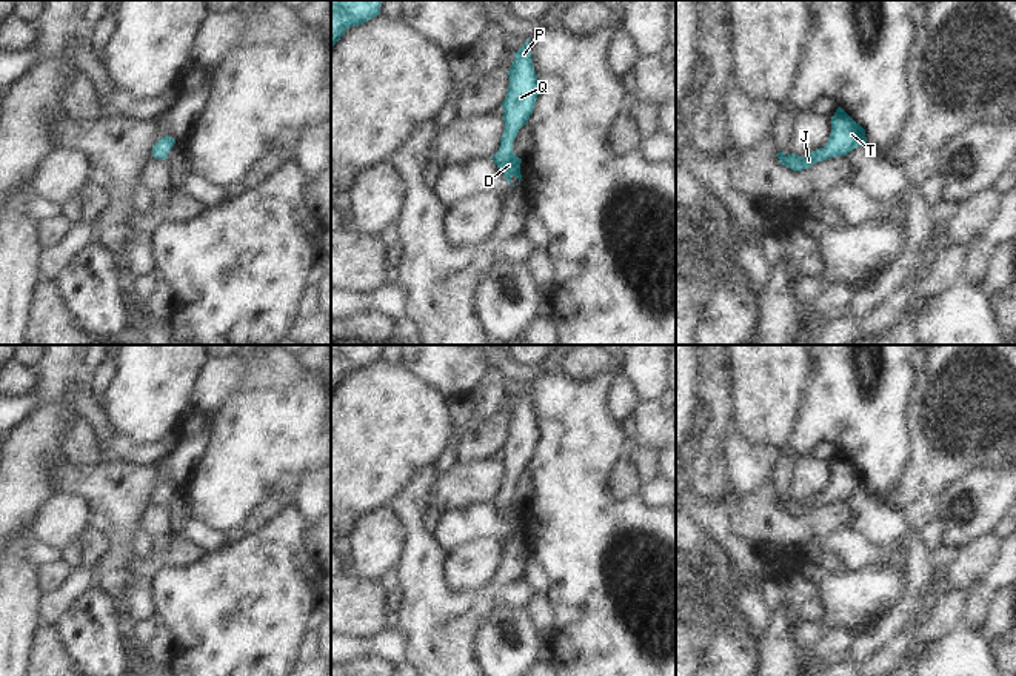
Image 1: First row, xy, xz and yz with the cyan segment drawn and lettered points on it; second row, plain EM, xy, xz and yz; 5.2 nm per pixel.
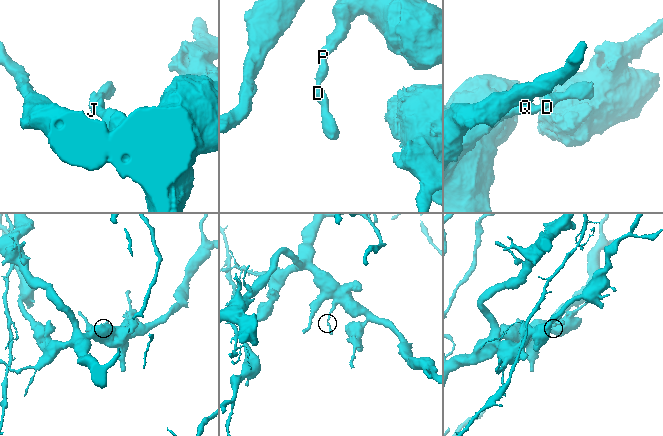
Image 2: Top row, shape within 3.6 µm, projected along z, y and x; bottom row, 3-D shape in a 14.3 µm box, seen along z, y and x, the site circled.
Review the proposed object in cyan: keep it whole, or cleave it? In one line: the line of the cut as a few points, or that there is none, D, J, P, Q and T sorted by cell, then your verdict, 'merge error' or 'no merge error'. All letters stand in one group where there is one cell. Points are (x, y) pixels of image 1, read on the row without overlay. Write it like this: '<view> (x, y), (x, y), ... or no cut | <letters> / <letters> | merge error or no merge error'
no cut | D J P Q T | no merge error

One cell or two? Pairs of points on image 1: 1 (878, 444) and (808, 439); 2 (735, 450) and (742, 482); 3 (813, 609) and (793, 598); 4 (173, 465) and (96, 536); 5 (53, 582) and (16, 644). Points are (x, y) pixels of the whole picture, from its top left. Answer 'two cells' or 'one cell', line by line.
1: one cell
2: one cell
3: one cell
4: two cells
5: two cells

